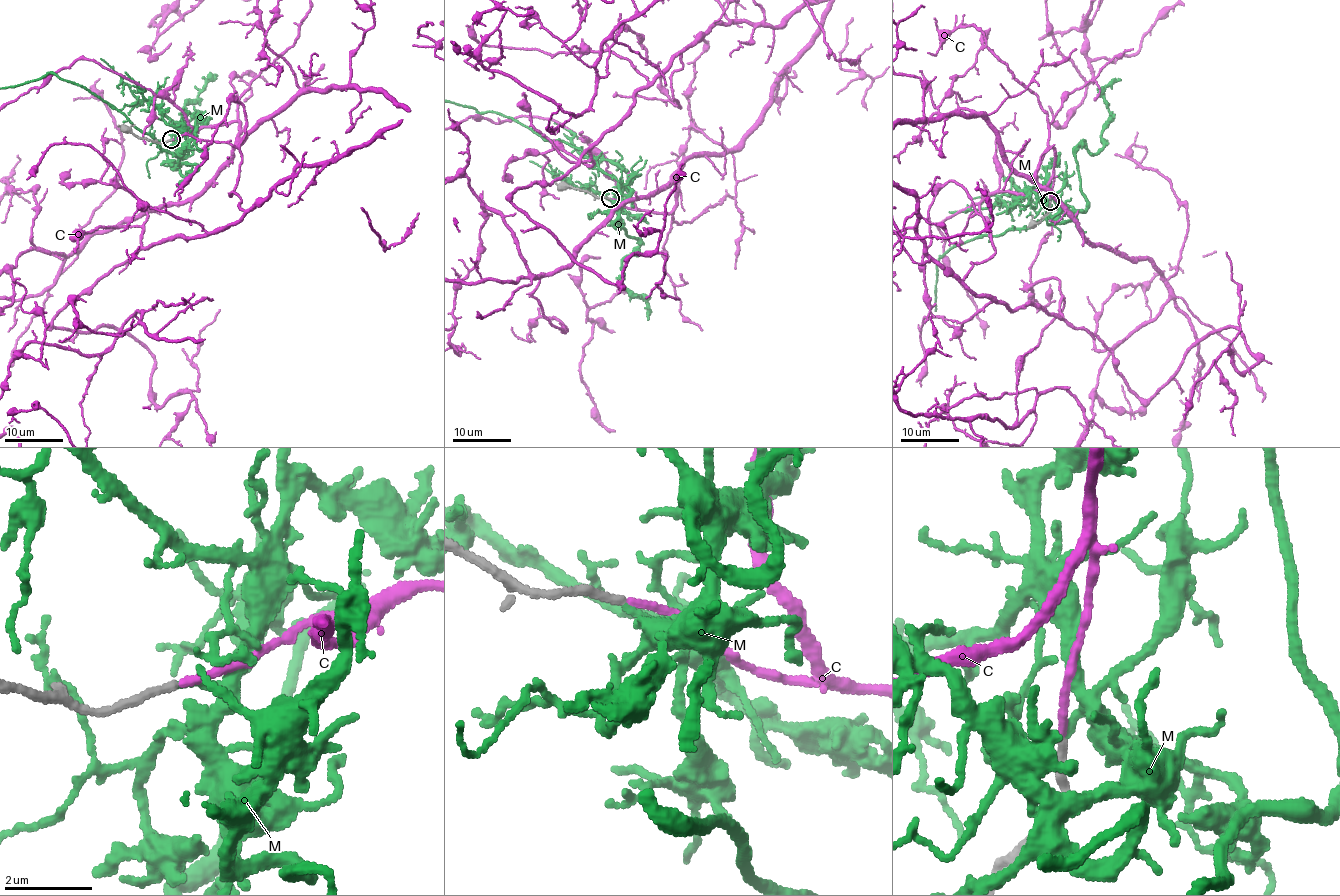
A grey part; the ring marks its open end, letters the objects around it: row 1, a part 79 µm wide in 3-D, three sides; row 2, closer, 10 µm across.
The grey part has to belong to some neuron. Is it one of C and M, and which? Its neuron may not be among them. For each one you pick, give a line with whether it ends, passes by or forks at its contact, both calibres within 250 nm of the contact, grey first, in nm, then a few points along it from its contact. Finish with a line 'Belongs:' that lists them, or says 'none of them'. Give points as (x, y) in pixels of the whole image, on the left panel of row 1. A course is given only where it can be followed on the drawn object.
C: it ends; calibres 180 and 170 nm
Belongs: C

